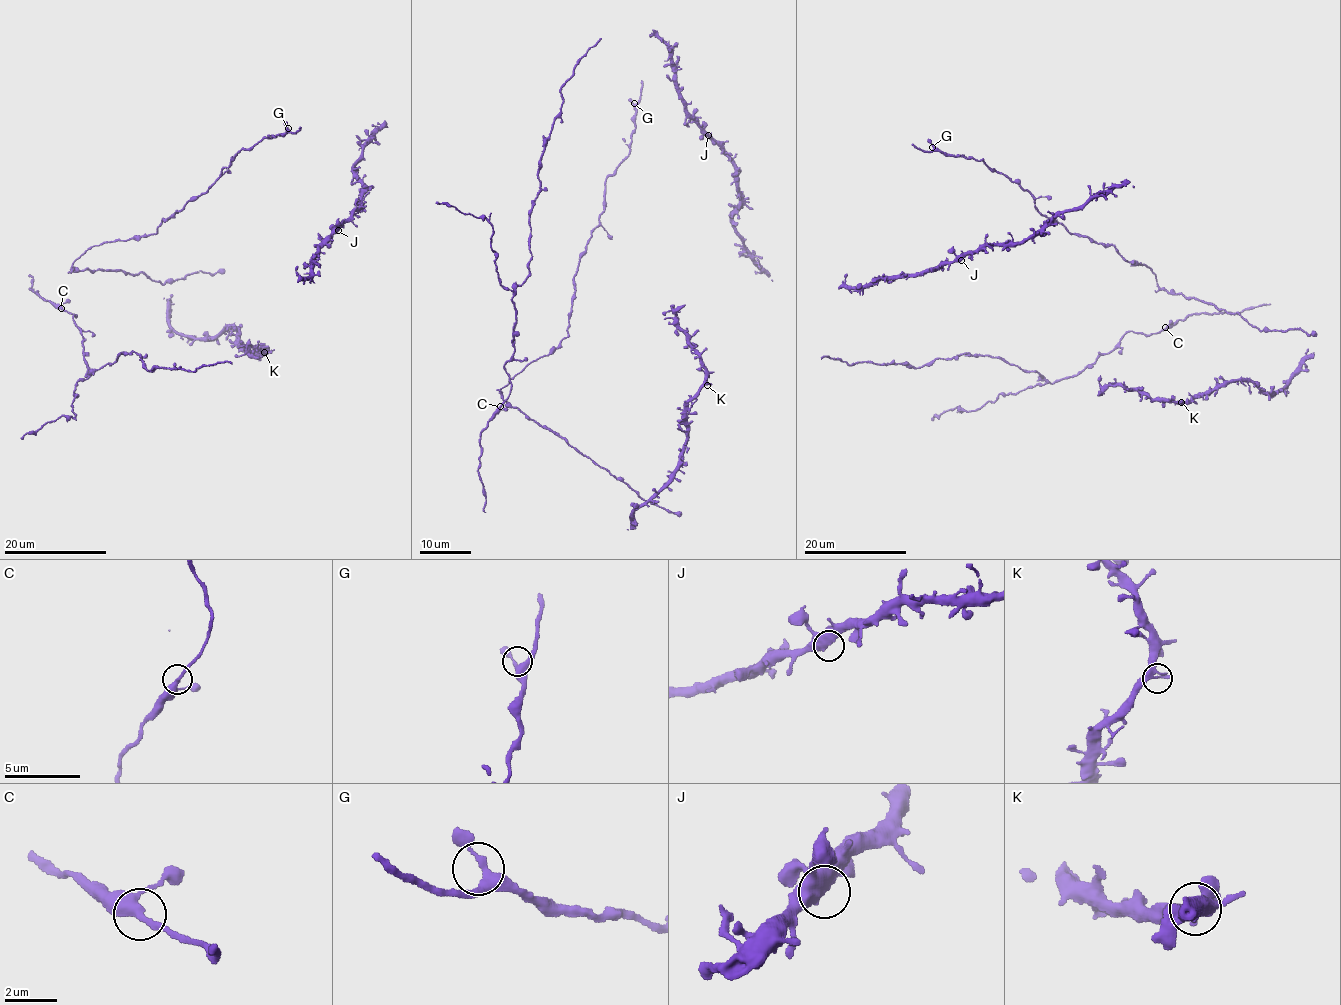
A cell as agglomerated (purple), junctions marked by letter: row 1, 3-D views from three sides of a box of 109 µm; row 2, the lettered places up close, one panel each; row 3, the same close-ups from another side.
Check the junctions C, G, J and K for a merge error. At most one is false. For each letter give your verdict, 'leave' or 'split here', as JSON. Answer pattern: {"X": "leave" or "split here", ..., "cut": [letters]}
{"C": "leave", "G": "leave", "J": "leave", "K": "leave", "cut": []}

